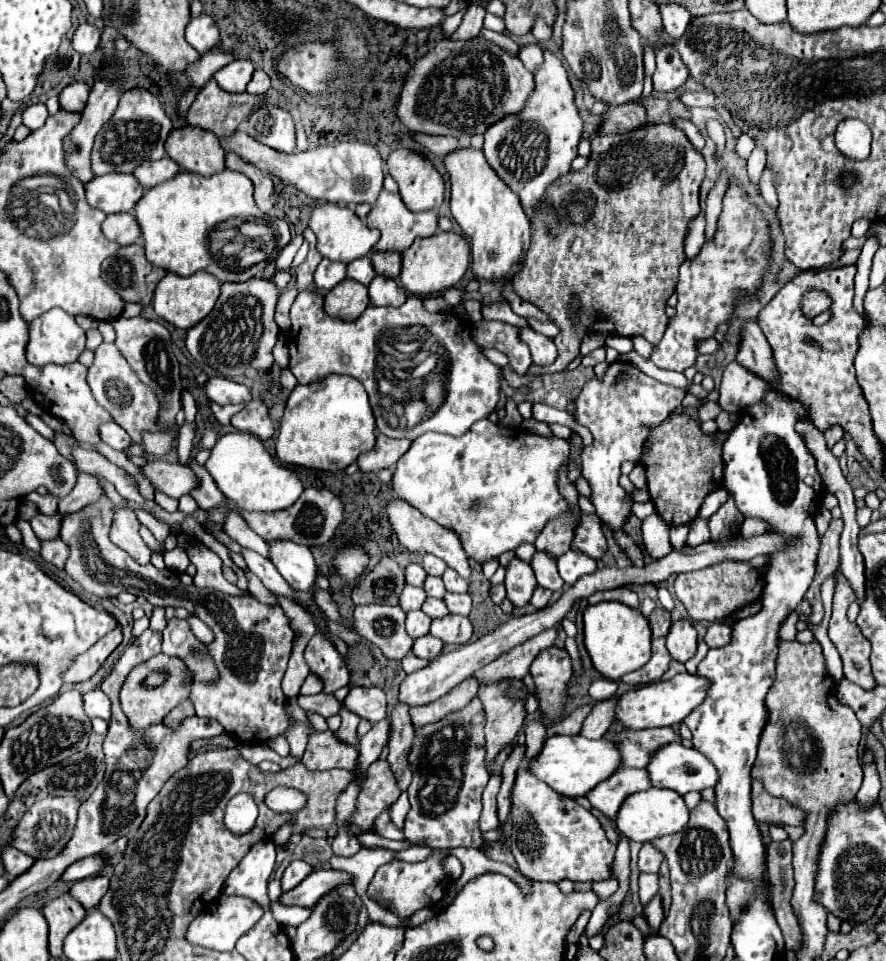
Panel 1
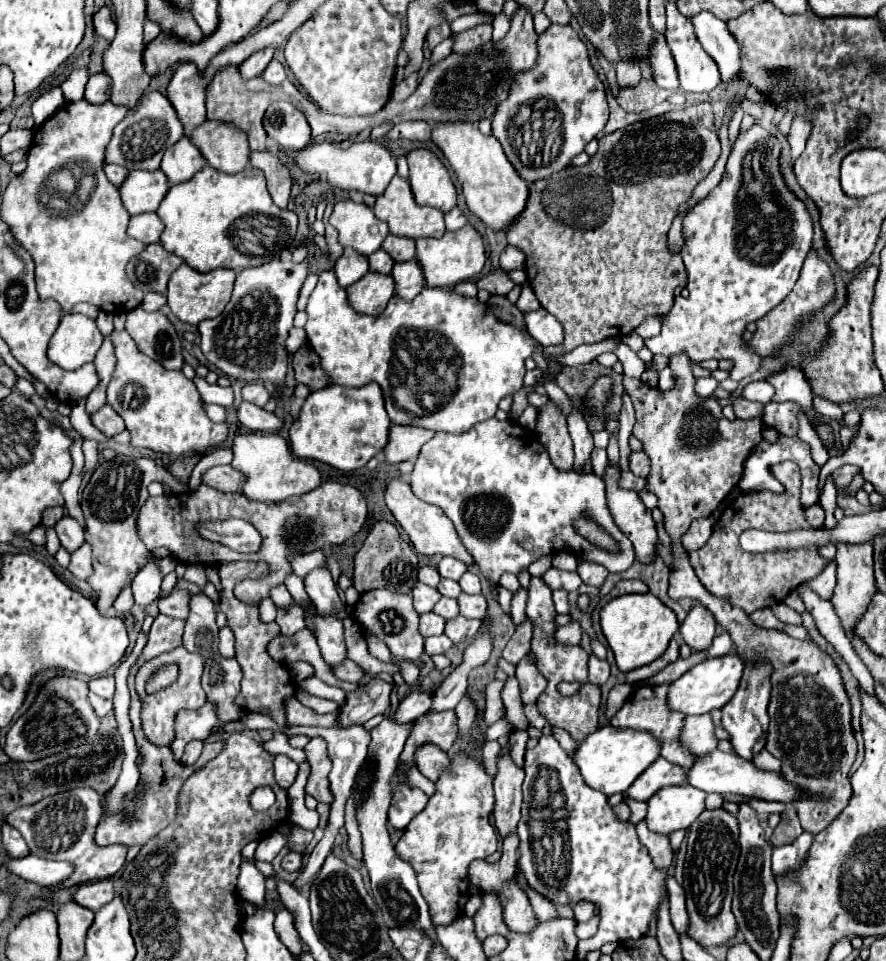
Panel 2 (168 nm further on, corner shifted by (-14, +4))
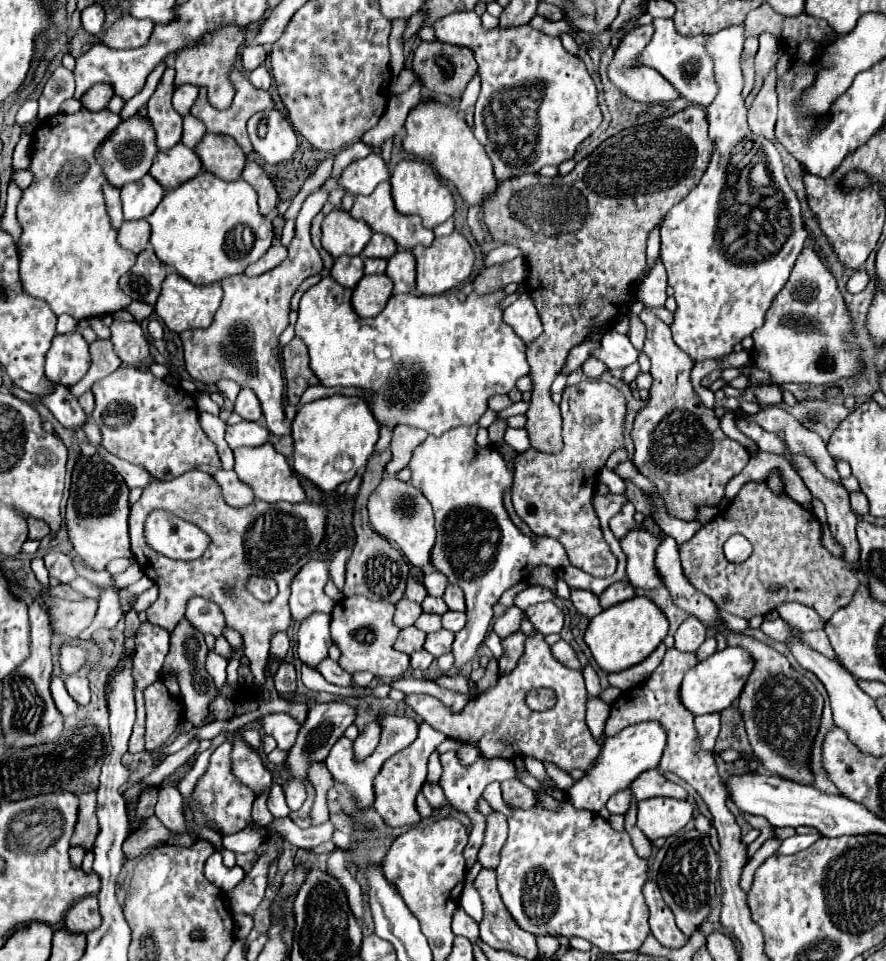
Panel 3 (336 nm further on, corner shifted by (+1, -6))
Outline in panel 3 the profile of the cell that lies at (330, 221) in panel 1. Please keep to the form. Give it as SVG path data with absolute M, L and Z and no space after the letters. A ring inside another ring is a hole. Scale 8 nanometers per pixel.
M335 208L325 216L321 230L323 248L333 258L359 256L373 236L373 230L365 222L351 218L351 214L341 208Z

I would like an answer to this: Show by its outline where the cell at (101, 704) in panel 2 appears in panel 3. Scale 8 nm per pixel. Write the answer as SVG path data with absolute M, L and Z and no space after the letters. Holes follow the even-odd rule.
M53 676L53 688L51 688L51 692L53 692L53 700L55 700L55 704L57 704L57 710L59 710L63 716L77 714L79 704L69 696L69 692L67 692L67 688L65 688L65 684L63 684L61 678Z

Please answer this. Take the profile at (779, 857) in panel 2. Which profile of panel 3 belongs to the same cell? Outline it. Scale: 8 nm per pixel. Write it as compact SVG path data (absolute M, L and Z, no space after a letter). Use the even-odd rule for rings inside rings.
M813 832L813 834L807 834L807 836L791 836L787 840L783 840L781 848L777 850L777 854L795 854L795 852L801 852L803 848L809 848L813 842L817 842L821 838L819 832Z

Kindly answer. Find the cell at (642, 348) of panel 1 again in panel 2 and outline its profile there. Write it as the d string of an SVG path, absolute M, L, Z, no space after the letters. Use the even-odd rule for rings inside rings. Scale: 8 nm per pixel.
M648 316L648 318L644 318L644 322L636 328L636 334L646 340L646 338L652 338L652 336L658 336L658 334L660 334L660 328L662 328L662 320L660 320L658 316Z

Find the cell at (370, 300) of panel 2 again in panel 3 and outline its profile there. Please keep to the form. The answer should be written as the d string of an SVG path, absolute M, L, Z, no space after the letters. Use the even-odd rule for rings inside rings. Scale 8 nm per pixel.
M385 274L363 276L357 286L353 288L351 306L357 316L377 316L381 308L385 308L391 296L393 284L387 280Z

